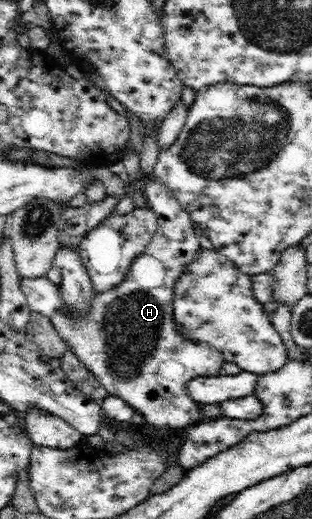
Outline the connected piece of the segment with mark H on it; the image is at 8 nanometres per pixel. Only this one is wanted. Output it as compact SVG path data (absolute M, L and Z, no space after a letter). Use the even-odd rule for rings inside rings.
M148 179L145 183L145 194L149 208L157 214L156 233L153 233L146 251L138 256L130 266L129 273L121 284L107 292L96 292L90 307L79 316L70 316L63 308L62 294L57 284L48 277L24 279L20 277L20 288L28 300L31 311L49 317L60 337L67 343L78 359L91 371L91 374L101 383L107 393L123 399L134 408L135 413L145 419L145 427L153 430L176 431L183 433L190 425L203 421L200 414L200 404L190 398L186 385L194 377L205 375L214 377L220 374L226 358L217 349L208 344L198 344L178 332L174 323L174 285L188 265L198 258L203 248L196 238L194 222L190 214L178 203L171 191L157 179Z

